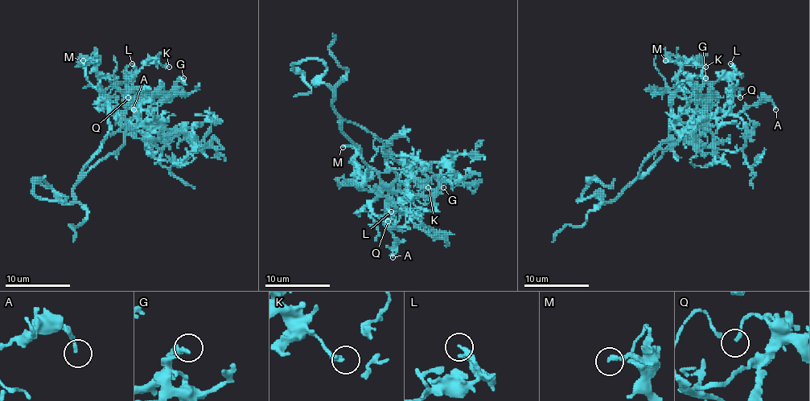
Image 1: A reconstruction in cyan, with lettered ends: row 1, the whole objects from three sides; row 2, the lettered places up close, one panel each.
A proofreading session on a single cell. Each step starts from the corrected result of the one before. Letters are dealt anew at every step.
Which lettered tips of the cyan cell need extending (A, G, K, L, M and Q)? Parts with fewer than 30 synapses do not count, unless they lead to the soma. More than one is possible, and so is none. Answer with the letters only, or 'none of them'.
none of them

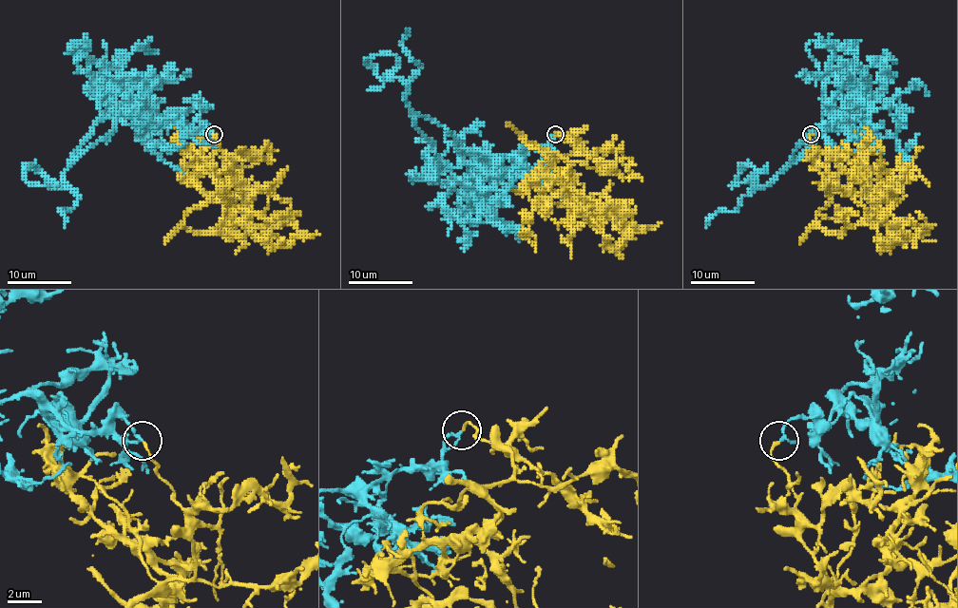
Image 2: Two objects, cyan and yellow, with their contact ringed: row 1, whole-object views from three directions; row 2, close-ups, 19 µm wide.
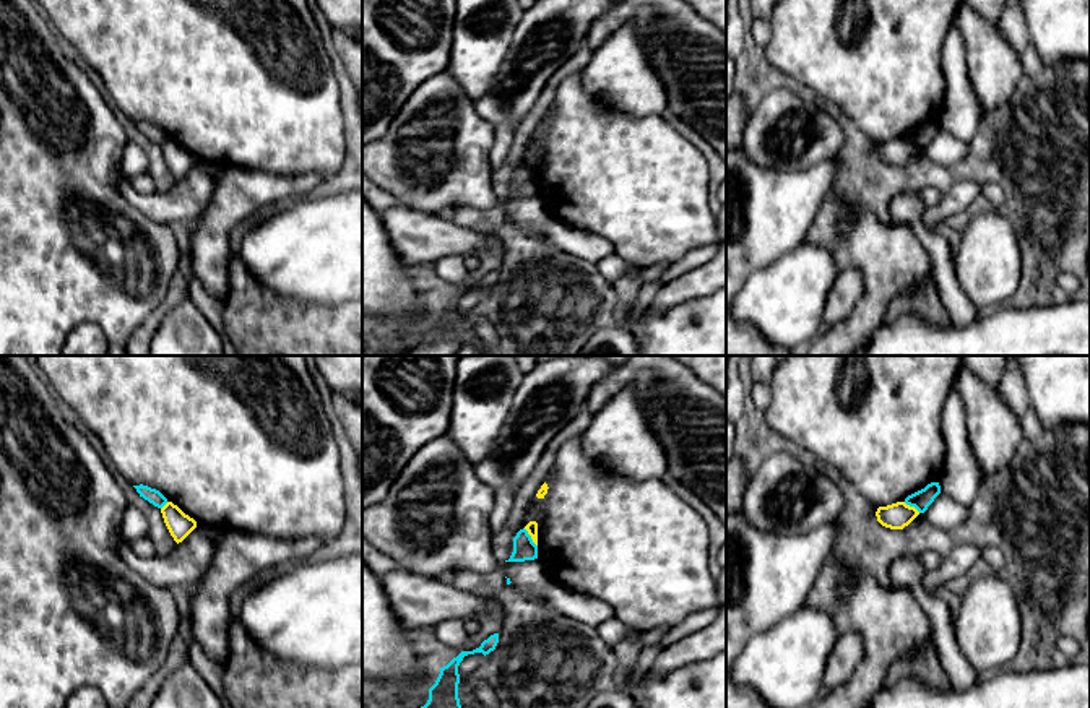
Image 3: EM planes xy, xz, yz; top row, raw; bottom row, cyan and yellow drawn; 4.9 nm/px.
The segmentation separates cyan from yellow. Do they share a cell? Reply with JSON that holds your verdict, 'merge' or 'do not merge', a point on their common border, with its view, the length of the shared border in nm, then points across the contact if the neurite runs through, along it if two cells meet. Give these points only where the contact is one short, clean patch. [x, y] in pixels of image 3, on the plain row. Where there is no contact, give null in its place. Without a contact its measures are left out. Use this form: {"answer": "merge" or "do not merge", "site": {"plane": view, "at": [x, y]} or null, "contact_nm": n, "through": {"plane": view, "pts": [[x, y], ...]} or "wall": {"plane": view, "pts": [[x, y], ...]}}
{"answer": "do not merge", "site": {"plane": "xz", "at": [530, 174]}, "contact_nm": 120, "wall": {"plane": "xz", "pts": [[523, 164], [536, 182]]}}

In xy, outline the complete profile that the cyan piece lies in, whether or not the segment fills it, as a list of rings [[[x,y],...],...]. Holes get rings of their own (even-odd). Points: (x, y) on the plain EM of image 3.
[[[143,120],[133,122],[133,123],[140,130],[140,133],[143,133],[145,136],[148,136],[149,140],[153,140],[158,145],[162,145],[167,140],[167,135],[156,125],[151,125]]]

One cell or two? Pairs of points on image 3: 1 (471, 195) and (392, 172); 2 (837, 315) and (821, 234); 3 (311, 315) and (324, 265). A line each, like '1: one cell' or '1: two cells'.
1: one cell
2: two cells
3: two cells

